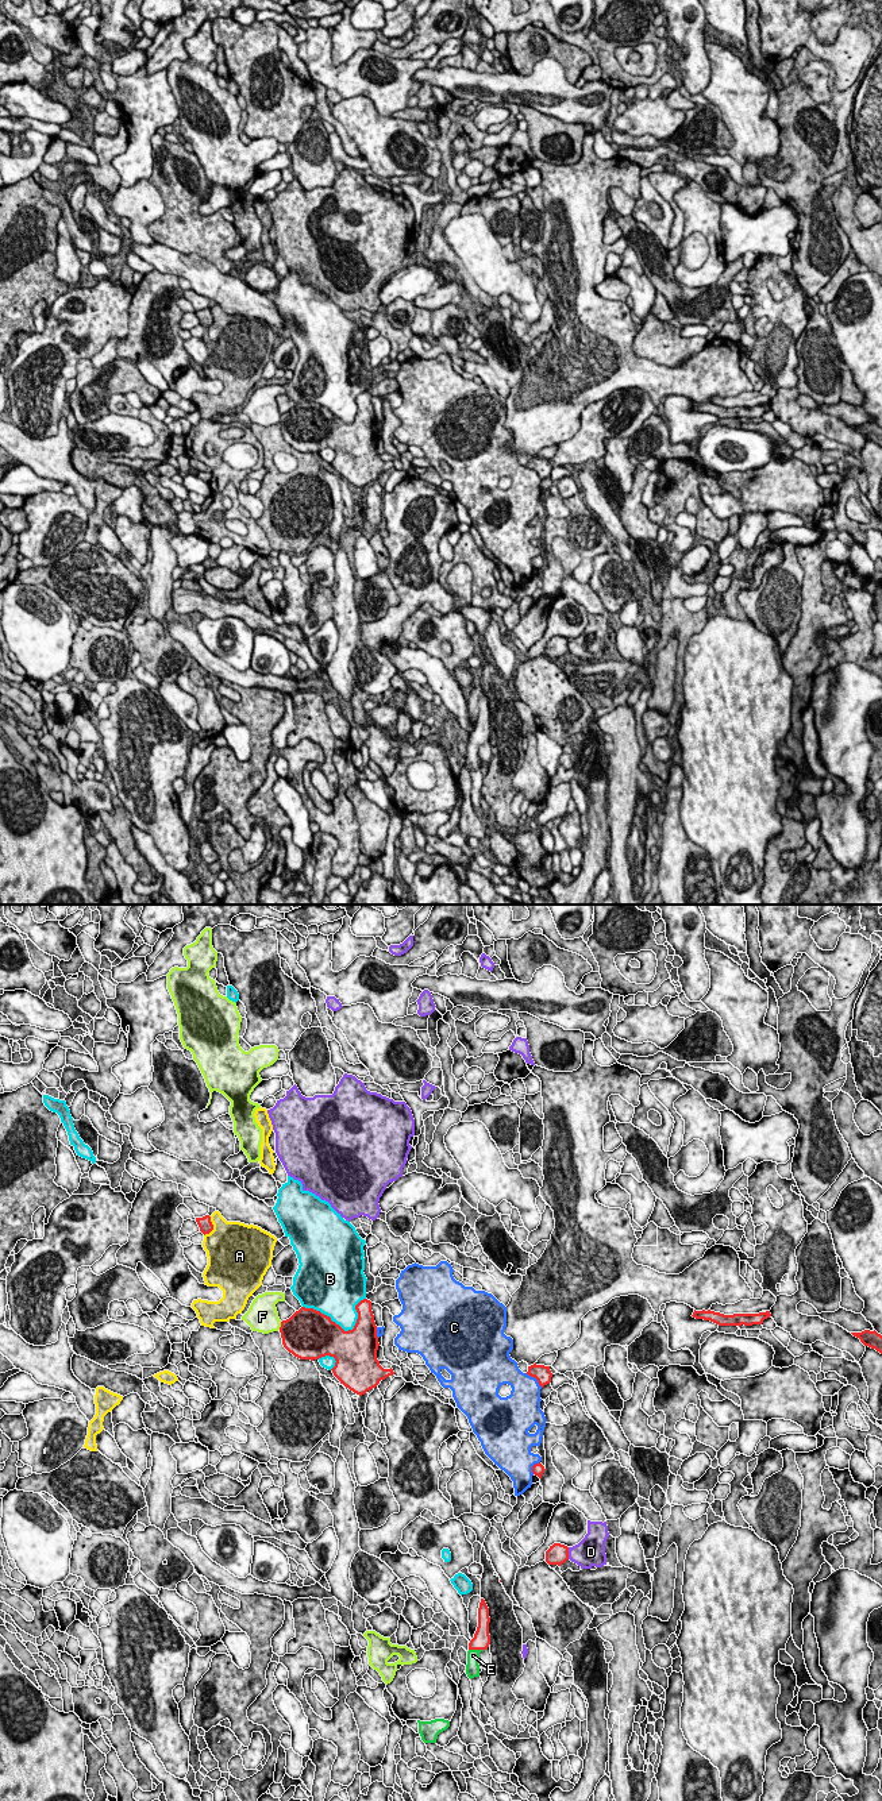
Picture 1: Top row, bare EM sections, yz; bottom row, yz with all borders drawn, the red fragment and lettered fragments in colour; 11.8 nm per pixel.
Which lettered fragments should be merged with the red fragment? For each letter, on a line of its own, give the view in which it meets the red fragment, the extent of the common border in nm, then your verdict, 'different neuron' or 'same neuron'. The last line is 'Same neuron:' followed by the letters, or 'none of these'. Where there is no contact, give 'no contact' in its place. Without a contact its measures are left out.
A: contact in yz; length 260 nm; different neuron
B: contact in yz; length 750 nm; different neuron
C: contact in yz; length 260 nm; different neuron
D: contact in yz; length 140 nm; different neuron
E: contact in yz; length 180 nm; same neuron
F: contact in yz; length 100 nm; different neuron
Same neuron: E

